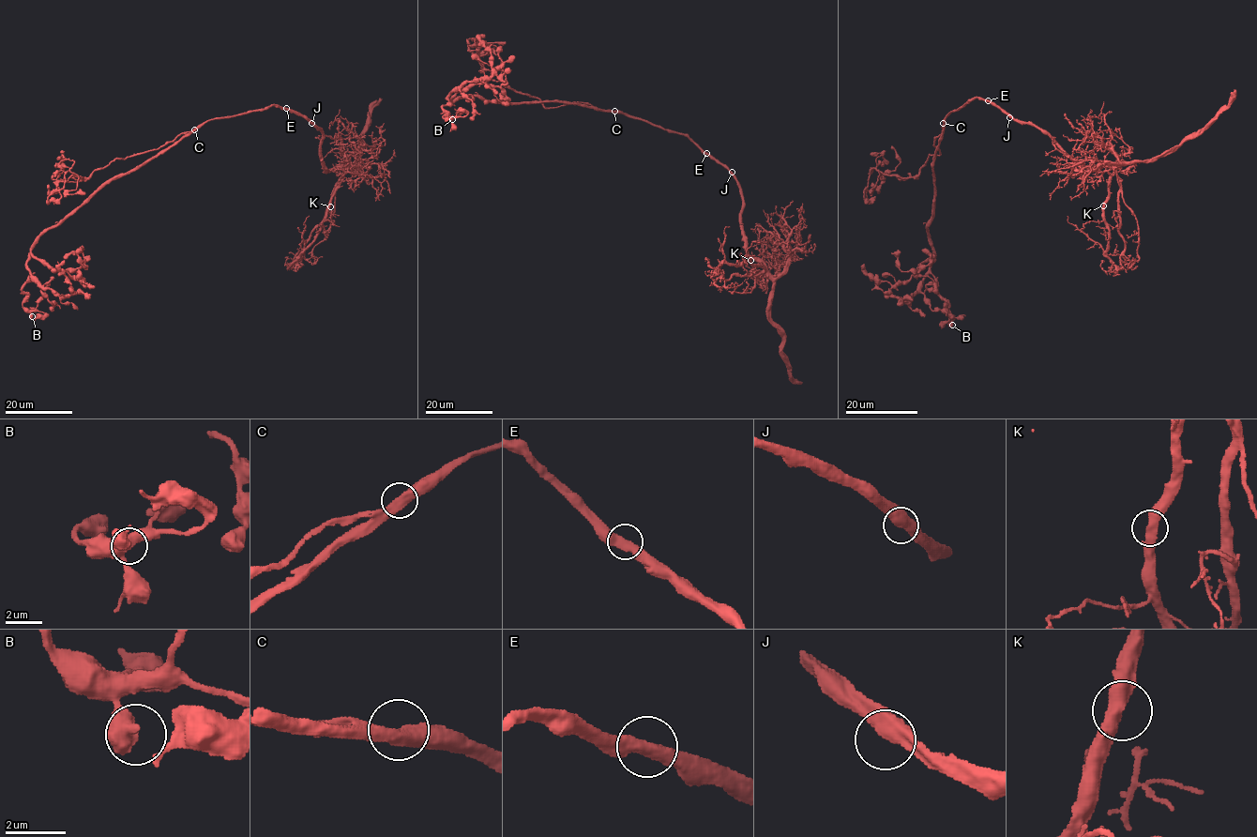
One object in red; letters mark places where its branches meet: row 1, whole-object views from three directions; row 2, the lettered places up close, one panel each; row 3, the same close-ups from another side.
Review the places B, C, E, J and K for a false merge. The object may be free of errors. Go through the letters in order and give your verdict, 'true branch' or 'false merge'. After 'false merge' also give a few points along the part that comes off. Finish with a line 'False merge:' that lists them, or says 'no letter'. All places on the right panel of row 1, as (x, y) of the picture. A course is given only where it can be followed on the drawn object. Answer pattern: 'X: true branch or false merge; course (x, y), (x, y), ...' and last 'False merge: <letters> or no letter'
B: true branch
C: false merge; course (943, 124), (933, 144), (939, 154), (929, 155), (917, 175), (880, 173), (881, 178), (900, 162), (891, 146)
E: true branch
J: true branch
K: true branch
False merge: C

